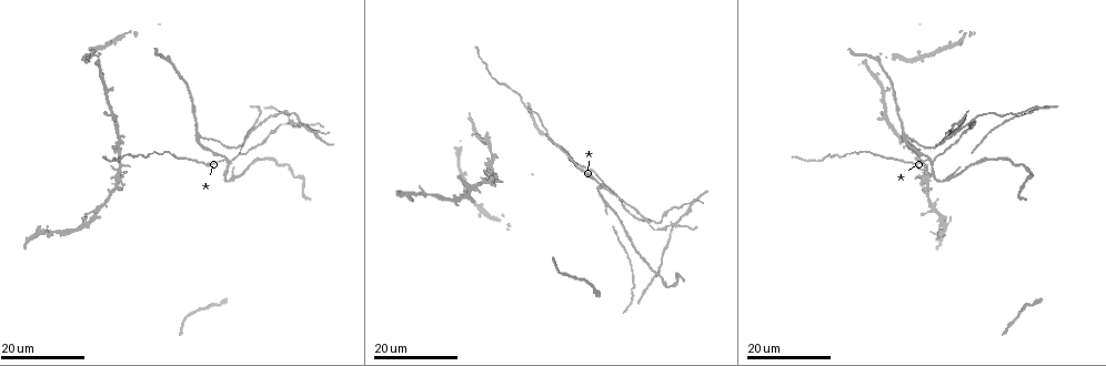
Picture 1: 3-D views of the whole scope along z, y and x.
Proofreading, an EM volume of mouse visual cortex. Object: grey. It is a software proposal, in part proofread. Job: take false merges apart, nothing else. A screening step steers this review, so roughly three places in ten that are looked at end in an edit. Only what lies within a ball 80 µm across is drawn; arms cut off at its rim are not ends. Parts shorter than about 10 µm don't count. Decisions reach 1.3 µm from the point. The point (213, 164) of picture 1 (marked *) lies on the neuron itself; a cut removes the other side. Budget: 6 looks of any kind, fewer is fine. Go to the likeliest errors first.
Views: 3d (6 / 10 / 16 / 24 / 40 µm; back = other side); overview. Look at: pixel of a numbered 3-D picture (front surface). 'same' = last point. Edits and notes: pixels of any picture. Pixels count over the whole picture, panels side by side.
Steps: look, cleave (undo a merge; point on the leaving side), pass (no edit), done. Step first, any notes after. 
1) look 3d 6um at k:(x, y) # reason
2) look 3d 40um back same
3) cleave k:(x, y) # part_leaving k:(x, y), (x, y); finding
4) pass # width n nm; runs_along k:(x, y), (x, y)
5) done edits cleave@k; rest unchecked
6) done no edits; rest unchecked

look 3d 16um at 1:(676, 224) # four or more arms meet

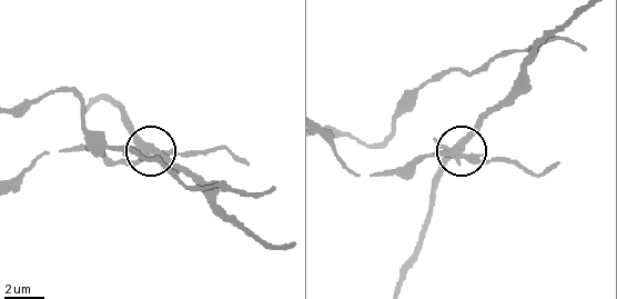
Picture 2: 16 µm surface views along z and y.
look 3d 6um at 2:(149, 146)

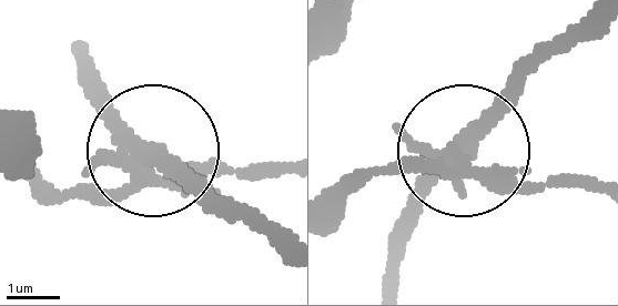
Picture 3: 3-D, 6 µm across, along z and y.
cleave 3:(112, 131) # side_arm 13 um; part_leaving 3:(480, 173), (433, 186), (384, 279); a second neuron is stuck on

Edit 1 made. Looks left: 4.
look 3d 16um at 1:(599, 181) # a fork

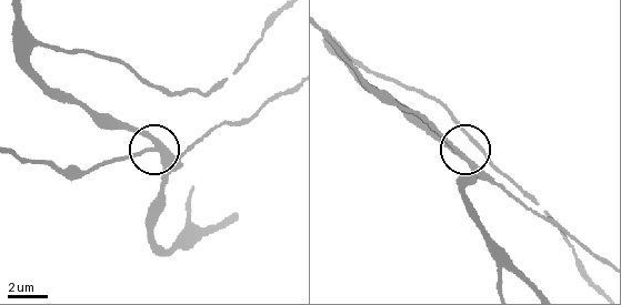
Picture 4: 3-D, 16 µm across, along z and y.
look 3d 10um at 4:(471, 162)

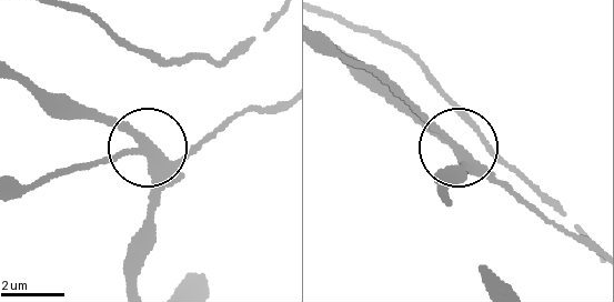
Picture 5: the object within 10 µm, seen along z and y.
pass # arms 3; runs_along 5:(52, 180), (140, 146), (92, 114); continuous, no second neuron

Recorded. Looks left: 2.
look 3d 16um at 1:(906, 137)

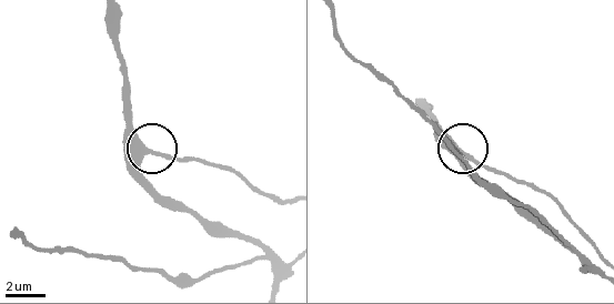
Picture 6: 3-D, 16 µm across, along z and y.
look 3d 6um at 6:(148, 152) # zoom in

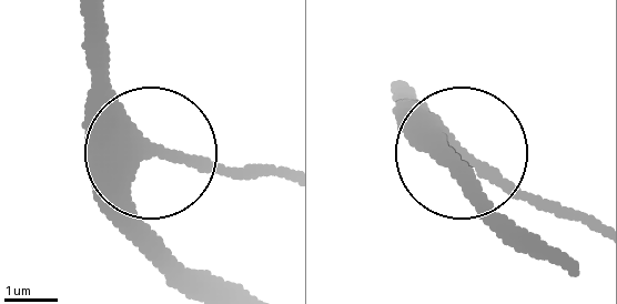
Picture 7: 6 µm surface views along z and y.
pass # one neuron here

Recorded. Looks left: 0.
done edits cleave@3; rest unchecked

